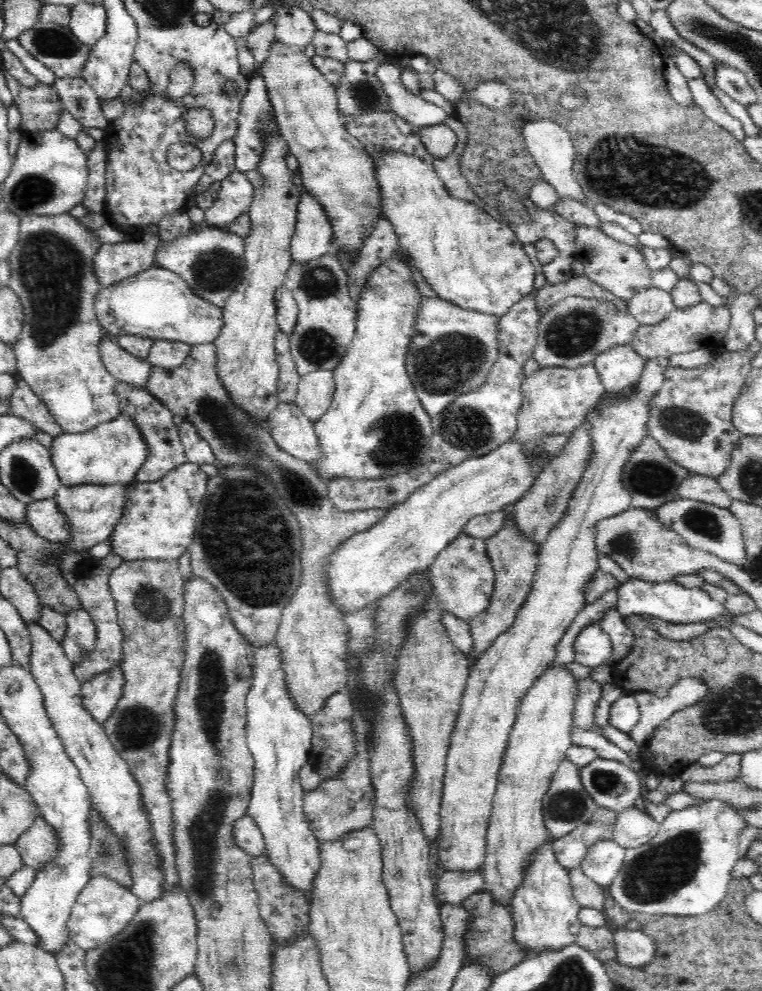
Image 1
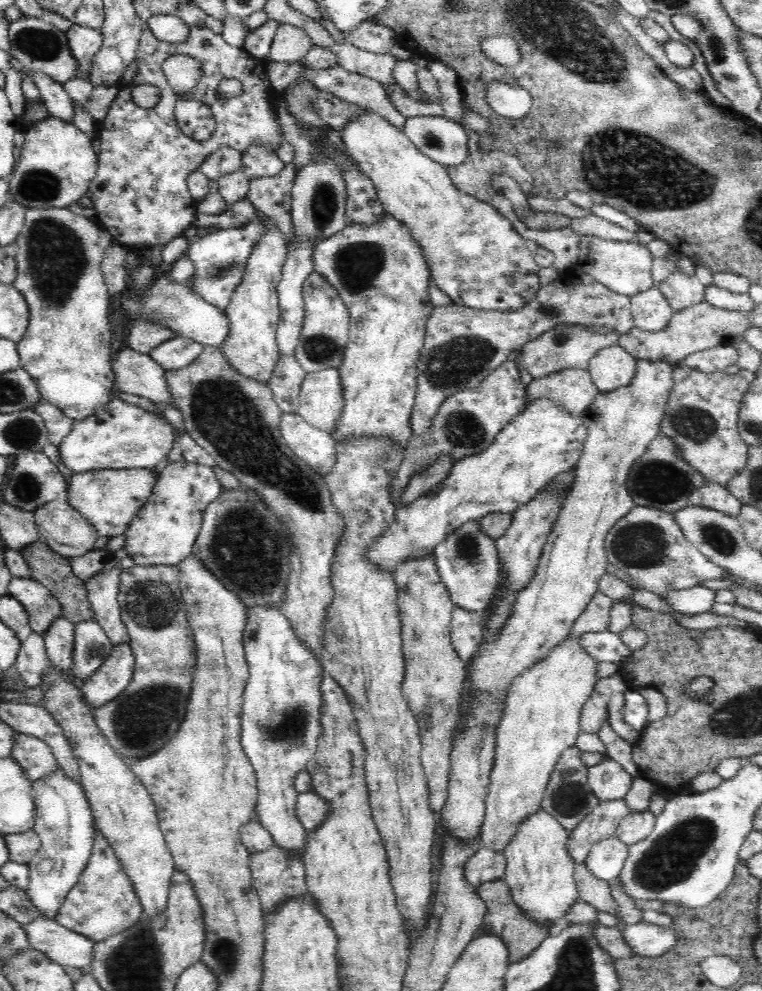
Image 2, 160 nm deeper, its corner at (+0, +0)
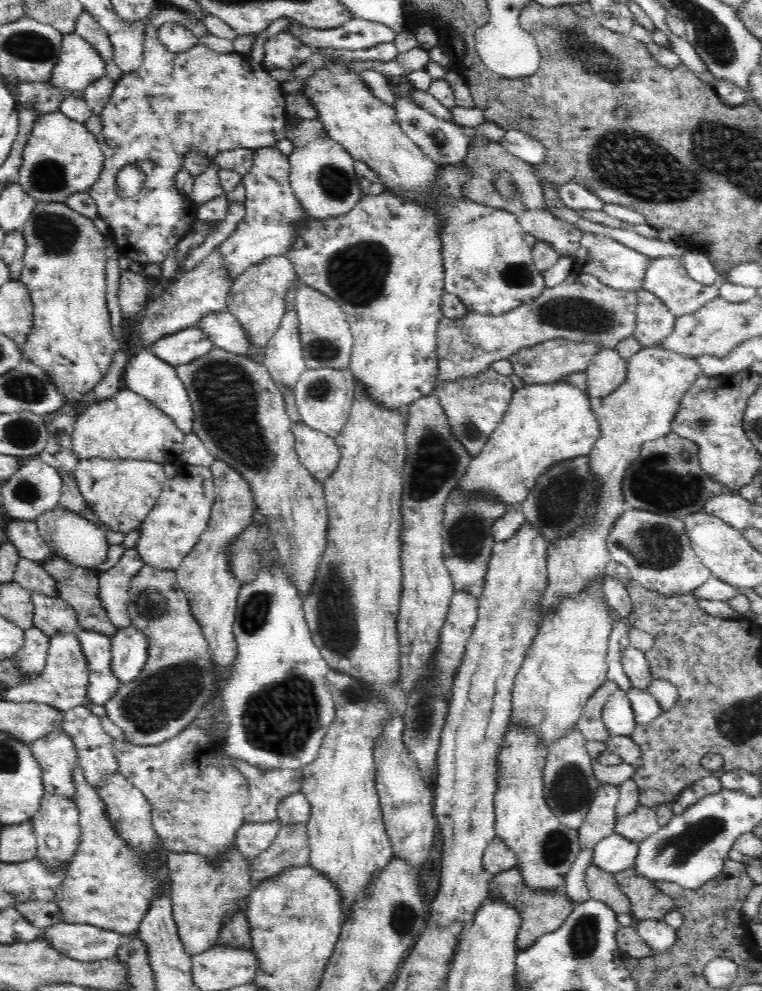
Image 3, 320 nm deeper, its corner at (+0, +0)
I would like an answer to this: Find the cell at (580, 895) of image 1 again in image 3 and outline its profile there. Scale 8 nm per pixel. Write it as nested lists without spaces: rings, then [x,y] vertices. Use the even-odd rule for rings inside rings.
[[[590,863],[584,874],[584,881],[589,890],[591,898],[598,902],[603,902],[609,906],[617,915],[629,914],[630,904],[625,894],[618,889],[614,877],[607,873],[602,873]]]

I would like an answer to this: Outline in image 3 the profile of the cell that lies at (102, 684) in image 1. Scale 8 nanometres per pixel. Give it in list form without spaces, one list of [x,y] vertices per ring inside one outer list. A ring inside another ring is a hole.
[[[133,624],[111,636],[109,668],[117,684],[130,684],[140,676],[147,659],[147,642]]]

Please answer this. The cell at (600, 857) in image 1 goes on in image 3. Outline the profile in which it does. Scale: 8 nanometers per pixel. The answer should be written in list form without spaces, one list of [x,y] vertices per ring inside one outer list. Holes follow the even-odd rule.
[[[614,832],[596,843],[593,848],[592,863],[602,873],[617,874],[631,868],[637,850],[638,843],[630,842]]]

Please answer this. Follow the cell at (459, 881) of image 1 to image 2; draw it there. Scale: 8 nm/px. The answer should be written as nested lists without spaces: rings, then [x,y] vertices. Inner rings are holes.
[[[480,846],[465,862],[464,881],[477,889],[486,882],[495,882],[505,877],[506,857]]]

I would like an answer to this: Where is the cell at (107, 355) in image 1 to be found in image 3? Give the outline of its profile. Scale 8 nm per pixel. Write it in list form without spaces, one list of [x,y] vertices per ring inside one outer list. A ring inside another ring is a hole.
[[[138,349],[127,360],[126,367],[121,376],[122,387],[130,392],[140,395],[161,410],[171,422],[185,435],[193,432],[193,410],[184,383],[177,377],[175,367],[160,360],[147,349]]]

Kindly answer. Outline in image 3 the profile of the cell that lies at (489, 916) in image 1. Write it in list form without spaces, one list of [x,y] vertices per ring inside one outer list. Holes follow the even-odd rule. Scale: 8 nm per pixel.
[[[516,868],[494,876],[492,882],[488,884],[488,890],[491,902],[496,902],[496,900],[505,902],[520,917],[520,926],[516,935],[516,946],[520,951],[530,948],[544,934],[550,934],[550,932],[558,930],[574,908],[573,904],[560,891],[545,892],[526,889],[526,885],[522,883],[522,875],[518,873]]]

